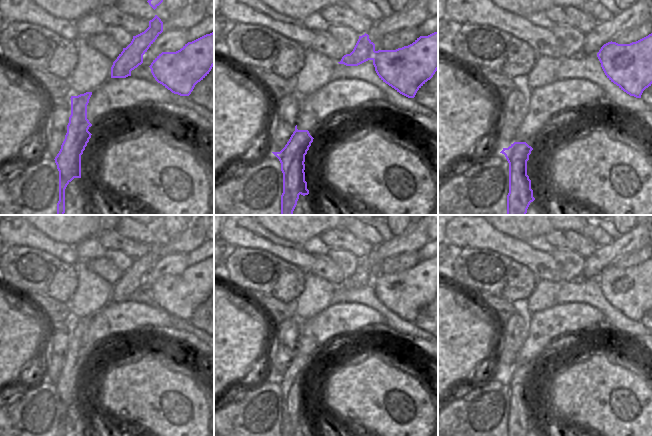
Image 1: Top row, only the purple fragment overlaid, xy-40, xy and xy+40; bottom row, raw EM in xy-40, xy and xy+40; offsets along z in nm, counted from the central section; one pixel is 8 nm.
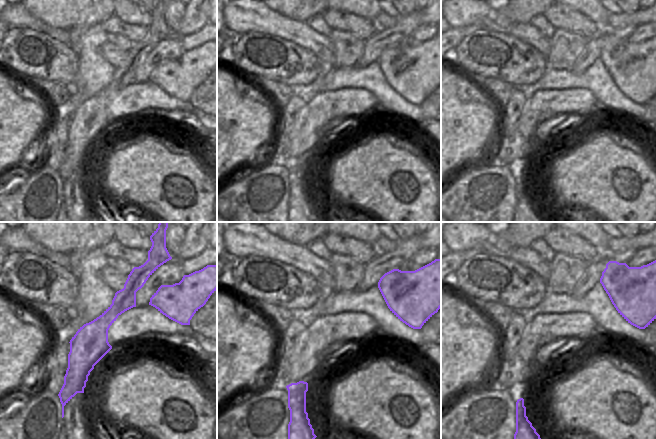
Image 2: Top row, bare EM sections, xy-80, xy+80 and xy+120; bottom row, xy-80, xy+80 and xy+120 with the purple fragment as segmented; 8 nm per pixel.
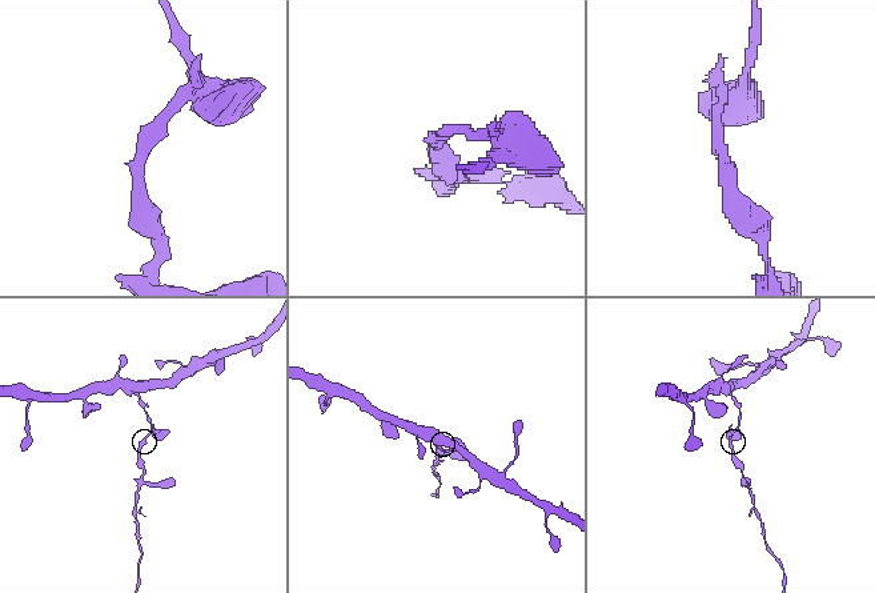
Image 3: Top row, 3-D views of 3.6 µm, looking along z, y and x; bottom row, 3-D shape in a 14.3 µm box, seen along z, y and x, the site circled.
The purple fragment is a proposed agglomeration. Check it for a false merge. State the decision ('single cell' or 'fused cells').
fused cells

